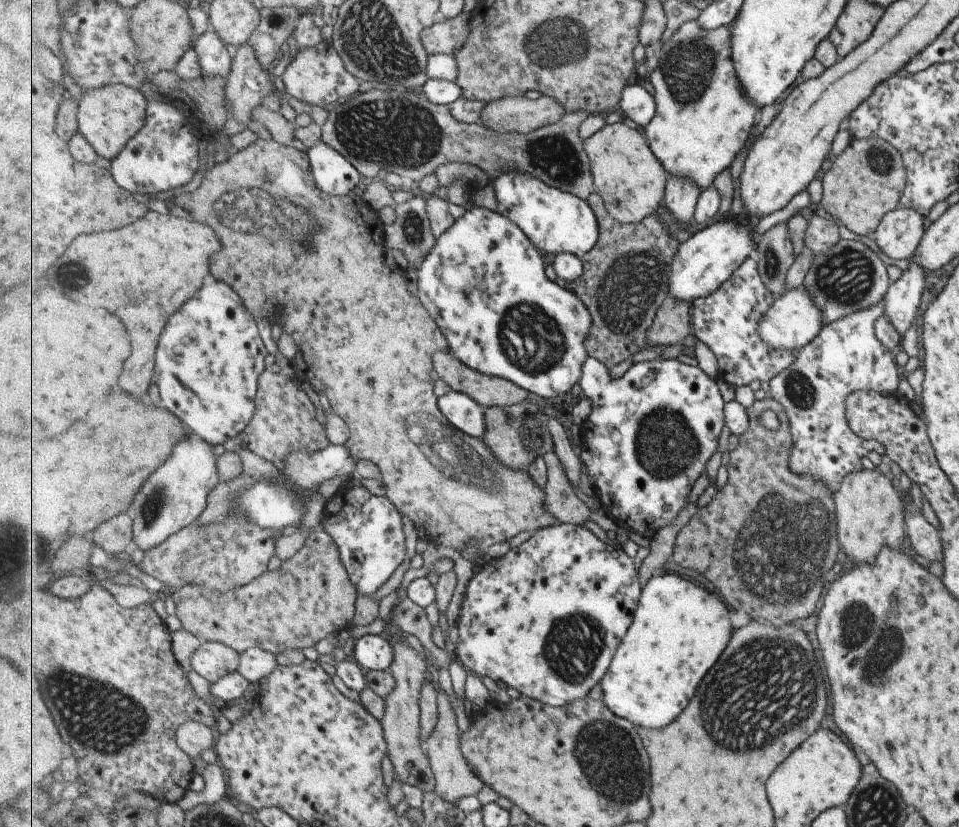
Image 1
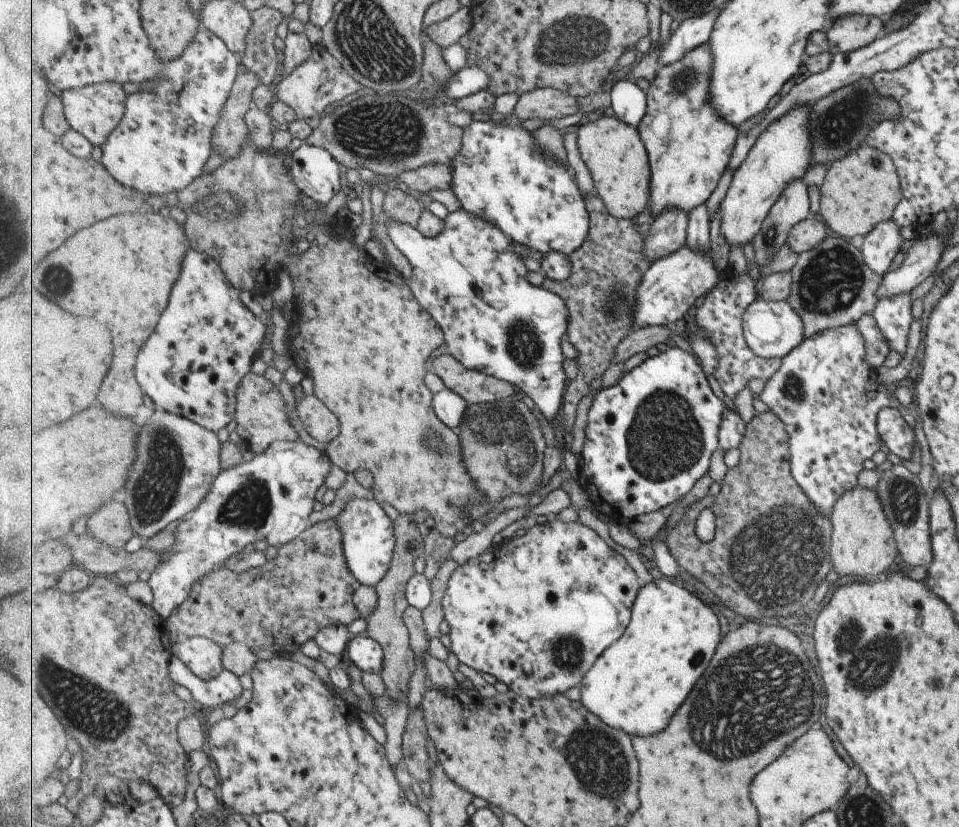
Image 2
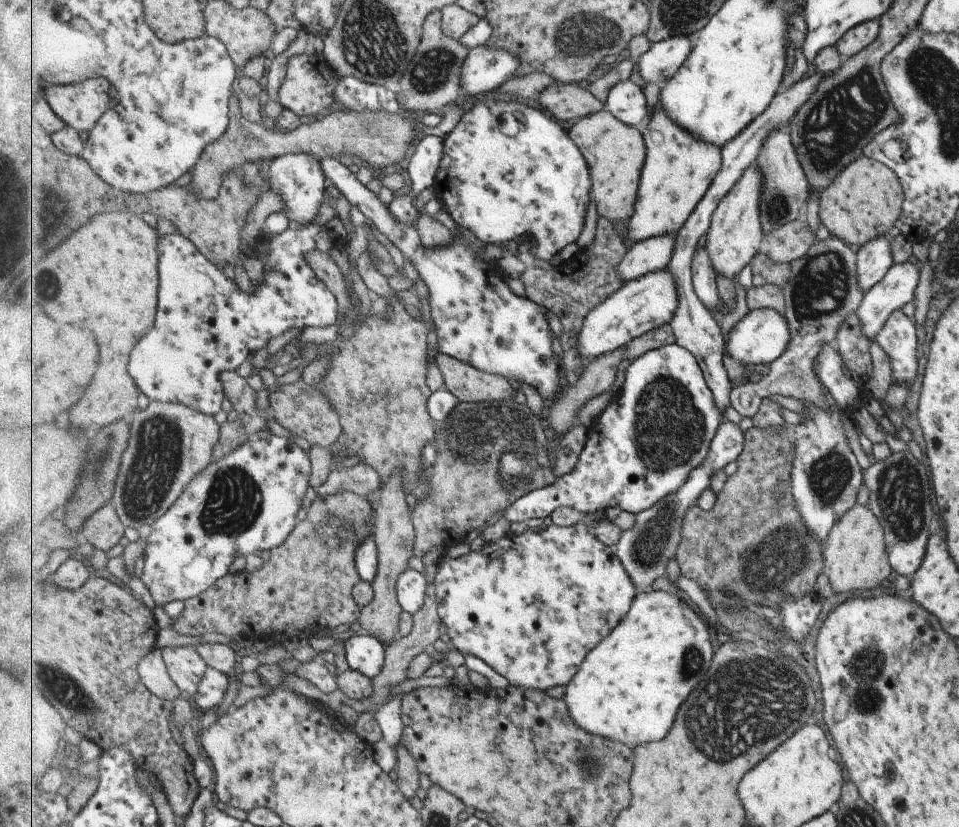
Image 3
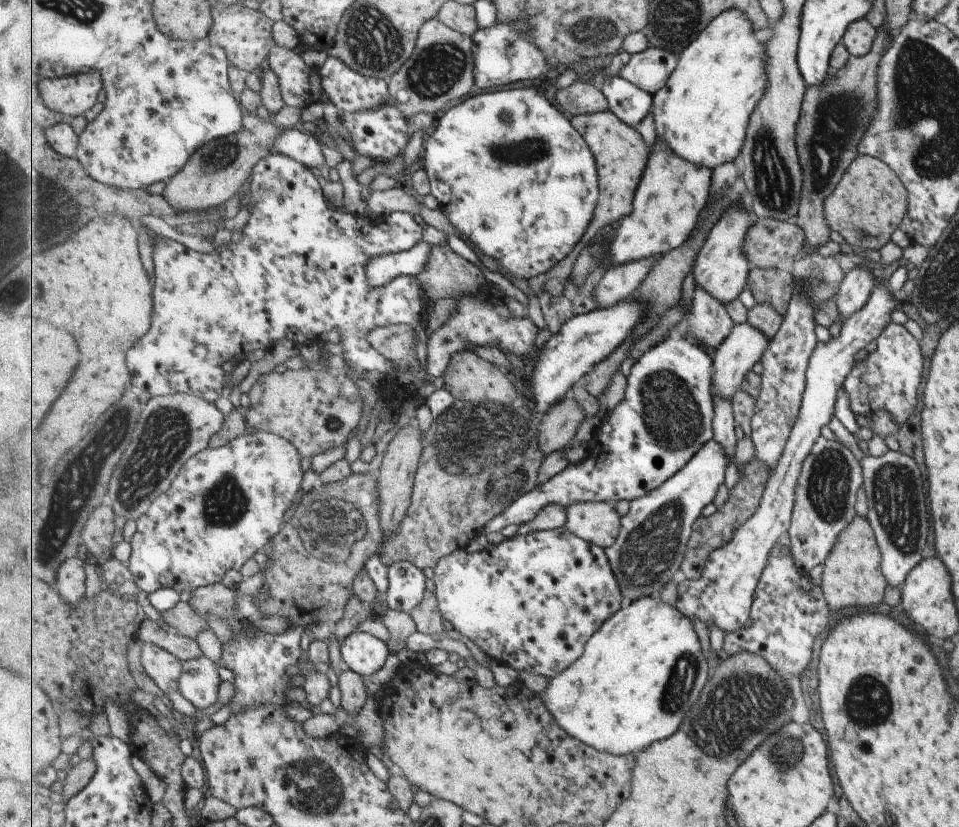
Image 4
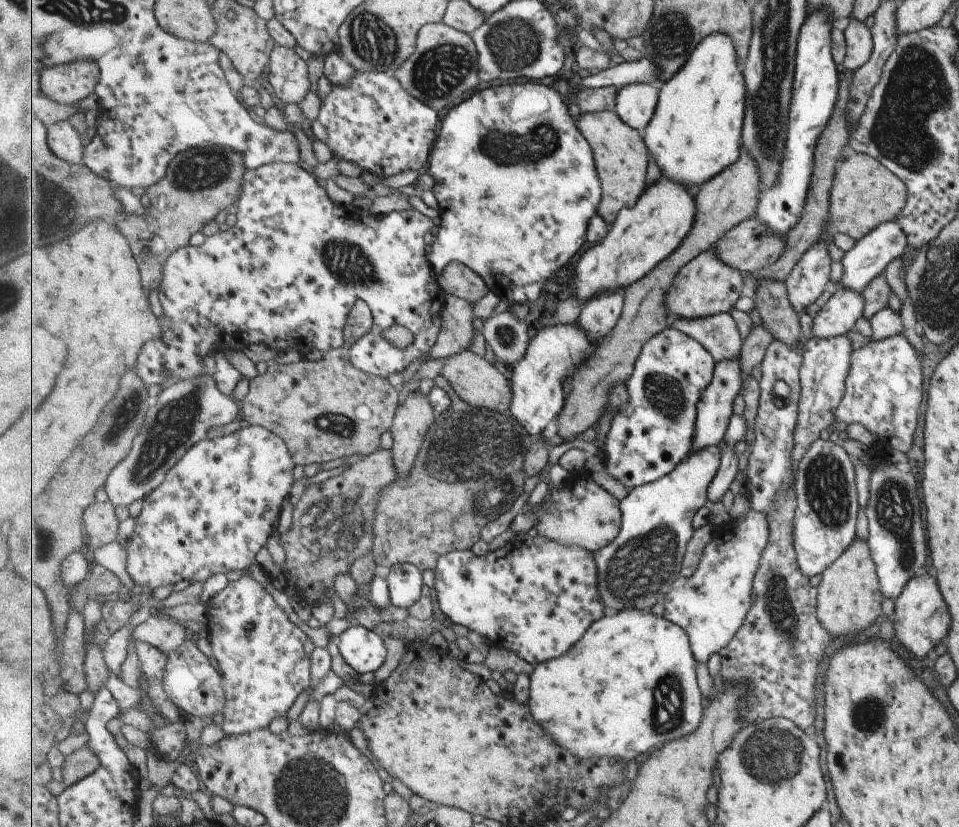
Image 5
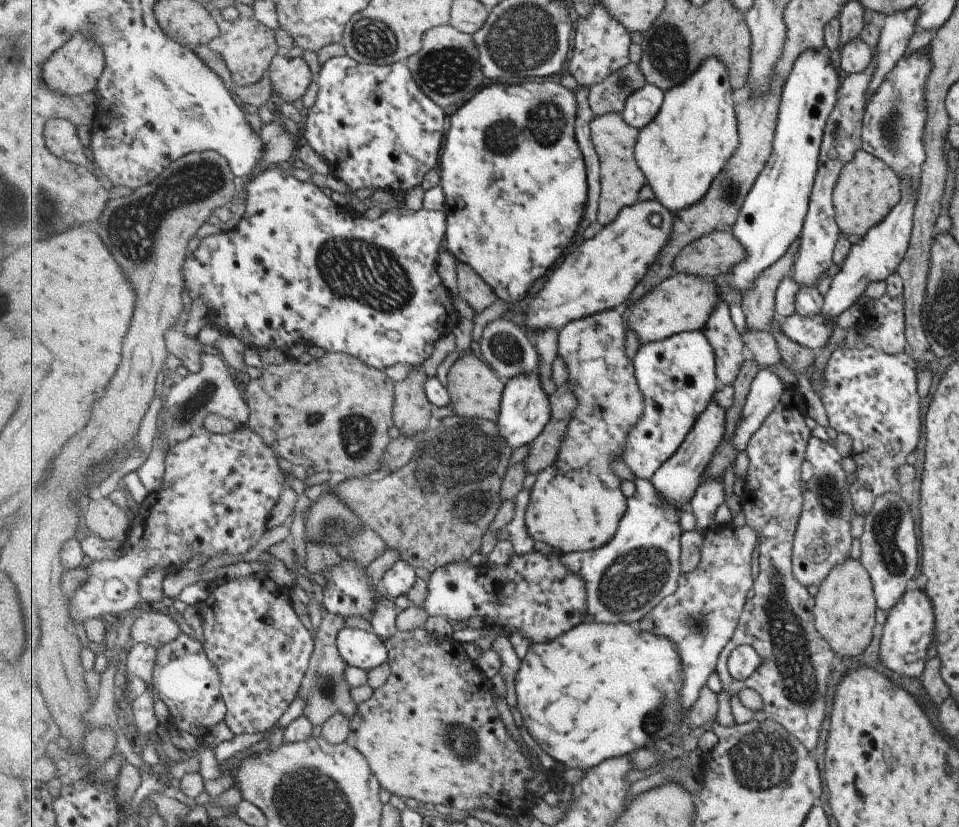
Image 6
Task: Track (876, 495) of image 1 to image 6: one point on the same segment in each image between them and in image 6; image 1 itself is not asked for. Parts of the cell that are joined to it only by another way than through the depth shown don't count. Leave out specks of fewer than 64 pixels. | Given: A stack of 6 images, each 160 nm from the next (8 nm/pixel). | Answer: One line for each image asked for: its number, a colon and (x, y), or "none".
2: (862, 544)
3: (855, 559)
4: (851, 576)
5: (848, 596)
6: (845, 604)

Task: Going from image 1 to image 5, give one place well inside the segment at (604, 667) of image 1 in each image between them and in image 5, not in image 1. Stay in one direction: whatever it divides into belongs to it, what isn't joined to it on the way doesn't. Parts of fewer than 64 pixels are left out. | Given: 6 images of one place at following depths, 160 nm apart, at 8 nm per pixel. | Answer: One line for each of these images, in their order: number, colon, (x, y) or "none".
2: (536, 612)
3: (533, 606)
4: (533, 602)
5: (536, 597)

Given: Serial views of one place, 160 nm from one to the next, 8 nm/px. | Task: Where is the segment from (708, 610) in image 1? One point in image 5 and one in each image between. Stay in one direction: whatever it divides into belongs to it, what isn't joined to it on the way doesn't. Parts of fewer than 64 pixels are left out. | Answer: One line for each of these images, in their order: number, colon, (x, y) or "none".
2: (637, 685)
3: (629, 689)
4: (640, 674)
5: (630, 685)

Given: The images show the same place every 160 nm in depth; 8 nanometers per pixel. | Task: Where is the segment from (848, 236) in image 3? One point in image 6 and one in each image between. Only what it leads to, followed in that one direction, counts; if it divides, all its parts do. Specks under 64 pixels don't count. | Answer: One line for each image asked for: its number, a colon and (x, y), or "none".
4: (866, 205)
5: (863, 194)
6: (866, 189)

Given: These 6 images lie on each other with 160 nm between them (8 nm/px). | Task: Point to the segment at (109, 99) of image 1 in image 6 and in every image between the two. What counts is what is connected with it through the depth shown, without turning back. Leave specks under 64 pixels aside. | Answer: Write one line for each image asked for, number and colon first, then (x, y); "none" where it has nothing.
2: (95, 111)
3: (81, 105)
4: (71, 96)
5: (69, 83)
6: (75, 69)

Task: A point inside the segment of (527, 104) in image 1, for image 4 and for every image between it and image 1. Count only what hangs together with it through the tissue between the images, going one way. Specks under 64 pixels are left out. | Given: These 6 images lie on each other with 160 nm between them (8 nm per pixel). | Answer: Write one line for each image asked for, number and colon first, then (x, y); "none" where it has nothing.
2: (547, 103)
3: (566, 102)
4: (580, 98)

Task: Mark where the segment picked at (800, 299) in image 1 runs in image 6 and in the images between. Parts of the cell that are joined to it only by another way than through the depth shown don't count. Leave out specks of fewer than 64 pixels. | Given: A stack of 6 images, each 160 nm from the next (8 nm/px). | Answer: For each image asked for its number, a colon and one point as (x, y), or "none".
2: (772, 328)
3: (762, 336)
4: (745, 346)
5: (716, 407)
6: (677, 481)

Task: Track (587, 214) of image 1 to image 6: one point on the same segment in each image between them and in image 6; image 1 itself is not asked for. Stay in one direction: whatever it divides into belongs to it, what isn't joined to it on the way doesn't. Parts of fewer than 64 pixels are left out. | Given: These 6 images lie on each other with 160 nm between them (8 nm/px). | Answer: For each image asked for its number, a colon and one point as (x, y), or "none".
2: (500, 174)
3: (536, 183)
4: (523, 191)
5: (516, 179)
6: (515, 178)

